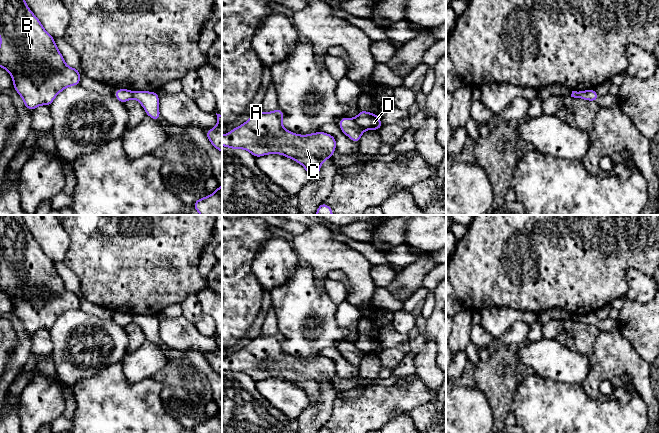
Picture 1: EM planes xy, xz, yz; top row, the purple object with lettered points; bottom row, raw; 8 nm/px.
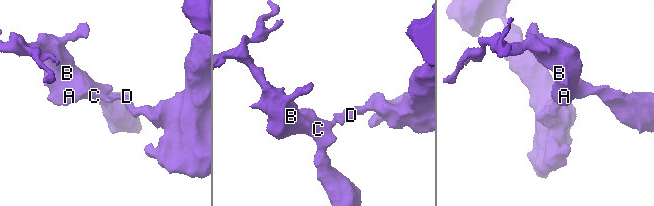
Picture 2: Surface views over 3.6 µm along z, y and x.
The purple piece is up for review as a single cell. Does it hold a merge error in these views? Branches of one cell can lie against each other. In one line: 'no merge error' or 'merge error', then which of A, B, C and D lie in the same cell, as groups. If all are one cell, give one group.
merge error; A B C / D

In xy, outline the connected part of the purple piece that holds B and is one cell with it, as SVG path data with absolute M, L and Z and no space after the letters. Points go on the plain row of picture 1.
M0 215L0 291L13 303L13 312L22 321L24 329L34 334L40 329L50 330L55 321L70 310L80 309L80 295L66 289L53 262L40 244L29 233L22 215Z

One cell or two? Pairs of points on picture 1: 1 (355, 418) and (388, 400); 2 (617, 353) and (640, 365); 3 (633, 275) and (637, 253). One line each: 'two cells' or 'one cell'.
1: one cell
2: one cell
3: two cells

